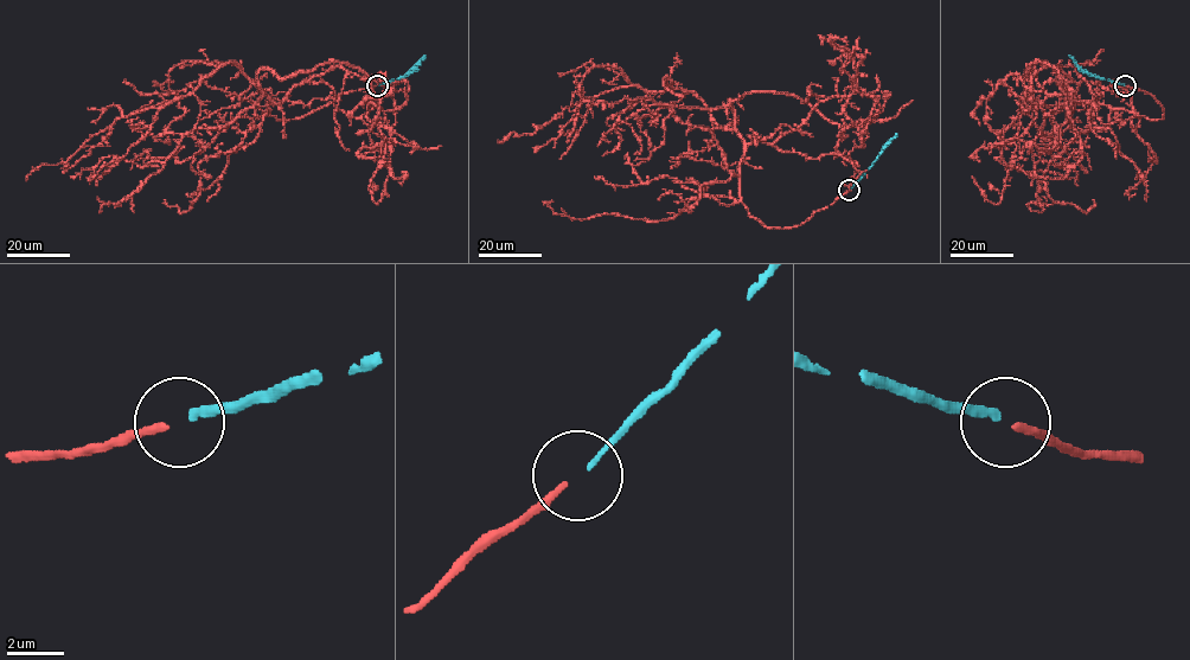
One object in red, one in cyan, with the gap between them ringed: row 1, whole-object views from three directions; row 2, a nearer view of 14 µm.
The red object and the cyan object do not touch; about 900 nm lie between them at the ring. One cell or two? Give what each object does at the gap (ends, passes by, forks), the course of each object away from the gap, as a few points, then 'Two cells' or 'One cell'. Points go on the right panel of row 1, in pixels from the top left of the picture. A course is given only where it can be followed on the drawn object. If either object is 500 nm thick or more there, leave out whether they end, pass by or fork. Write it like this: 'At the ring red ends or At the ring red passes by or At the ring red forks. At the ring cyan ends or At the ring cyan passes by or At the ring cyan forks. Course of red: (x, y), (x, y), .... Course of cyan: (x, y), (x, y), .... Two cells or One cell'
At the ring red ends. At the ring cyan ends. Course of red: (1125, 85), (1163, 117), (1048, 94), (1032, 63), (1072, 93), (1060, 142), (1029, 143), (996, 204), (972, 177). Course of cyan: (1124, 85), (1095, 77), (1068, 55). Two cells

